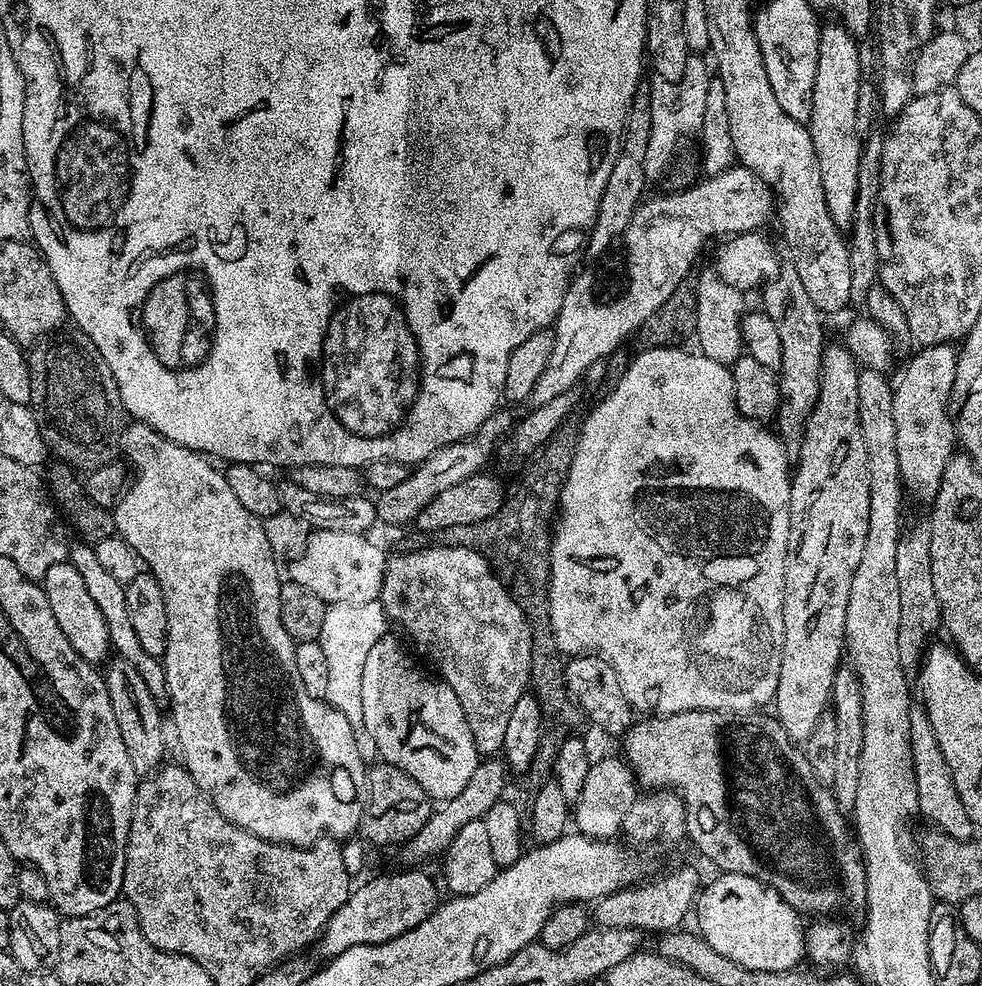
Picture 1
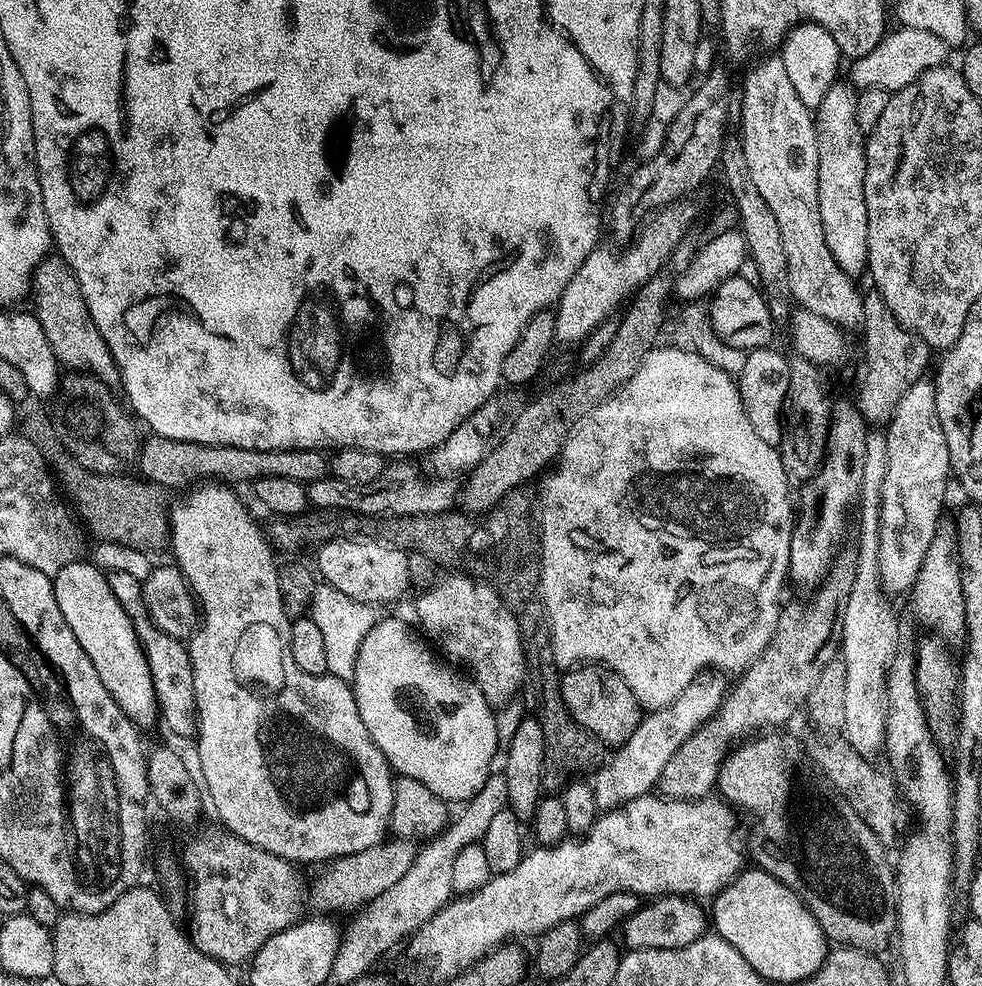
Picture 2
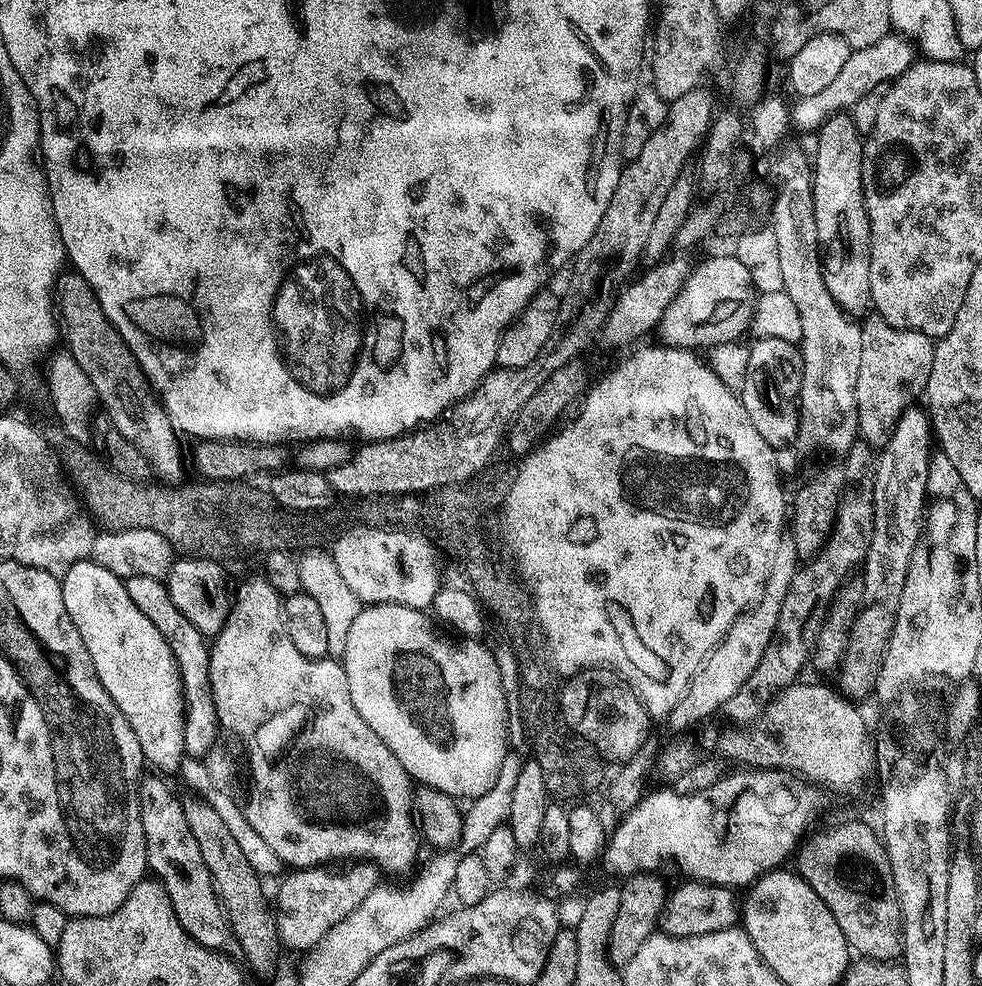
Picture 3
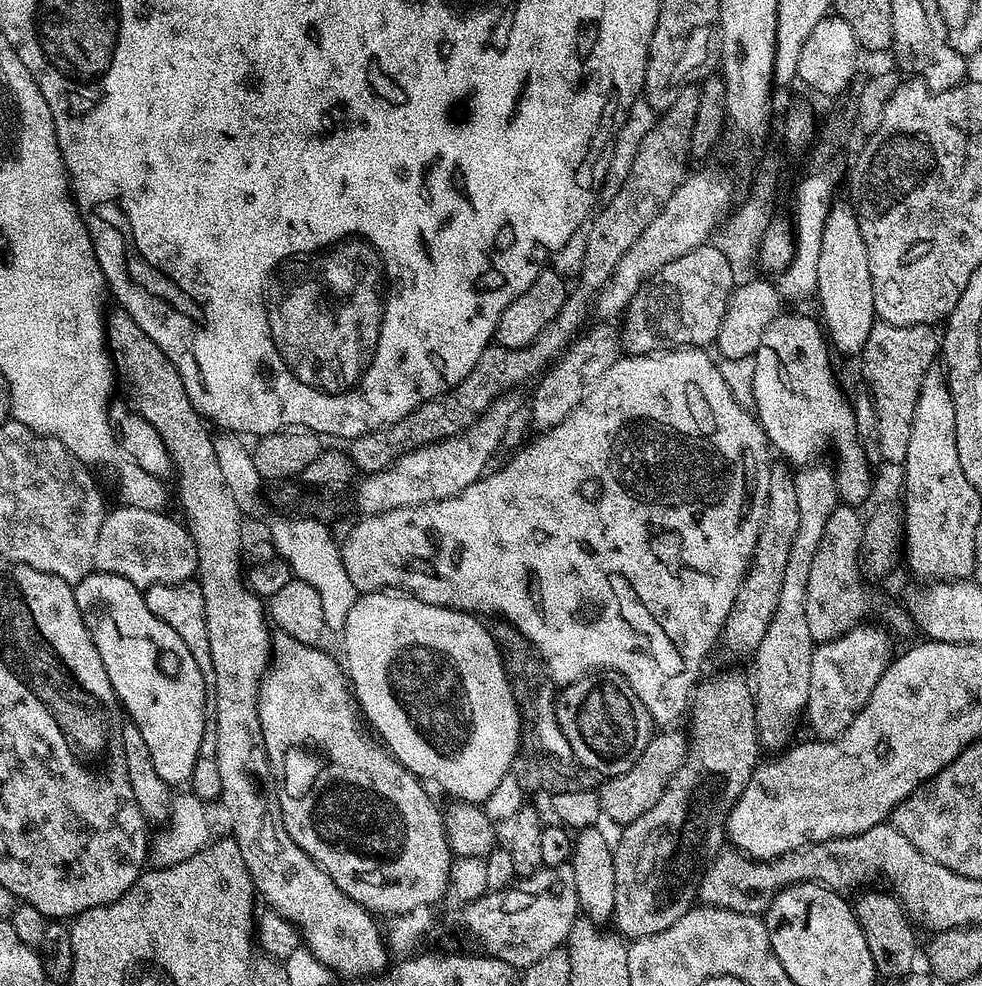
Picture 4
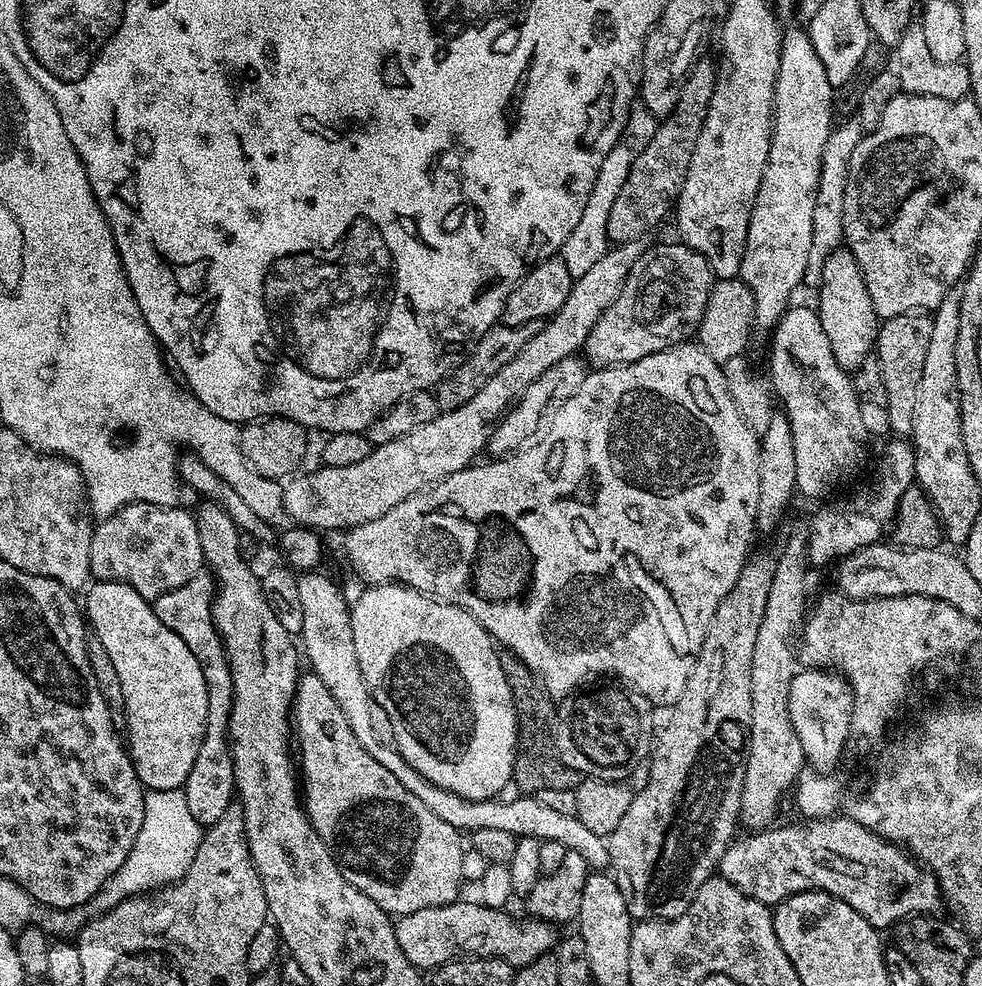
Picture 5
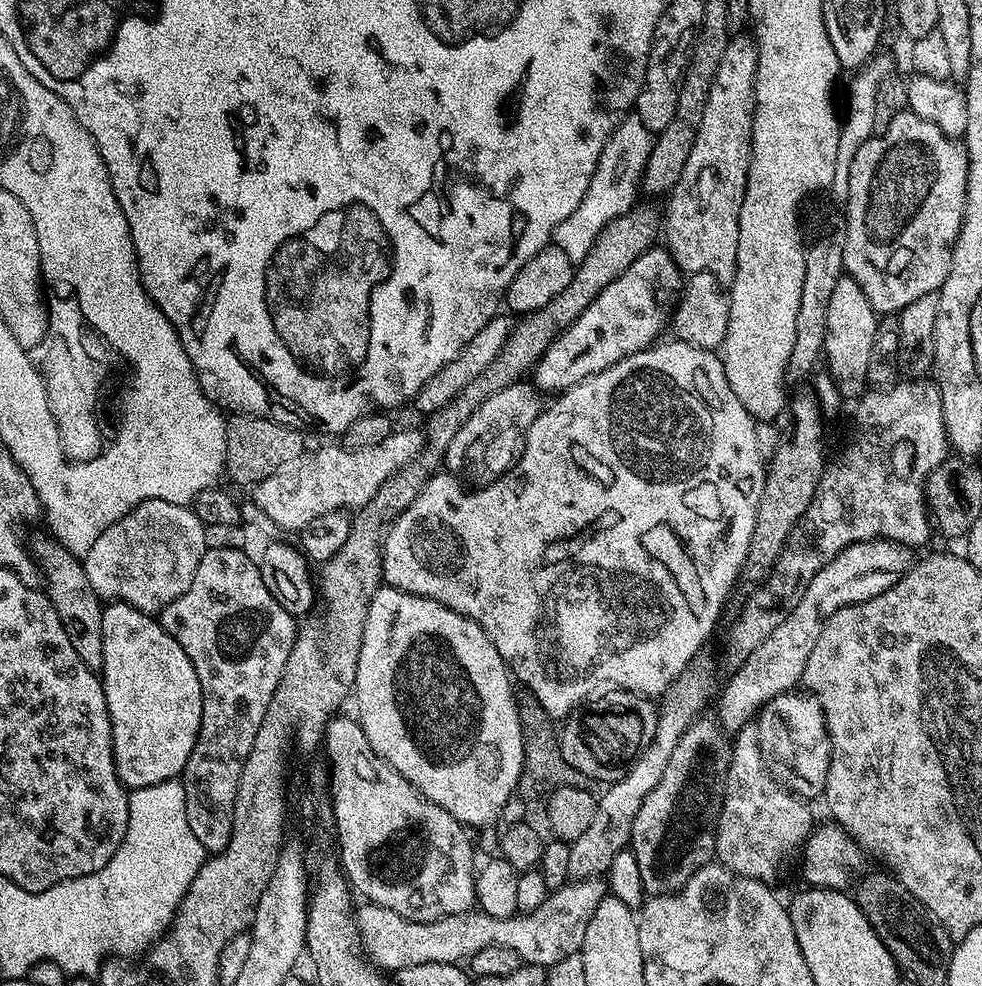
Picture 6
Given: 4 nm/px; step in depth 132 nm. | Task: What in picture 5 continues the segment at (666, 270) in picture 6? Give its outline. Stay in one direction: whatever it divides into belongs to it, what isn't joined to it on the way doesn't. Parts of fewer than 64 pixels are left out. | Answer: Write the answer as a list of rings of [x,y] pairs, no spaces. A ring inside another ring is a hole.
[[[683,242],[675,243],[645,247],[638,262],[630,266],[618,298],[598,318],[584,343],[583,359],[593,369],[638,362],[697,335],[714,277],[702,254]]]

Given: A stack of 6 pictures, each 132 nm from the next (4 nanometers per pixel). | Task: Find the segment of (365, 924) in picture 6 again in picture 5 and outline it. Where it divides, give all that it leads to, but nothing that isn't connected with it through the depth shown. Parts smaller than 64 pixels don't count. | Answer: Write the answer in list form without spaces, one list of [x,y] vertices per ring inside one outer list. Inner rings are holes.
[[[464,898],[437,908],[414,910],[395,921],[398,946],[414,967],[421,970],[439,969],[441,964],[457,958],[494,956],[513,966],[534,962],[539,956],[549,955],[557,947],[557,929],[546,920],[523,918],[515,920],[507,911],[487,908],[485,904],[467,904]]]

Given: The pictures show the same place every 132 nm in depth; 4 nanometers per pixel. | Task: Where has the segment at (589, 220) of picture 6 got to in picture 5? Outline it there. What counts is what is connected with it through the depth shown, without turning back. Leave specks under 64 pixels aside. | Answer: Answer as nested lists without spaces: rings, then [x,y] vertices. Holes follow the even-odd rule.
[[[643,106],[633,107],[628,114],[628,121],[610,154],[602,158],[602,166],[598,166],[598,178],[594,178],[594,186],[590,190],[590,198],[586,198],[586,207],[582,209],[582,218],[570,230],[570,238],[560,247],[559,257],[562,262],[566,262],[566,270],[575,278],[587,272],[606,254],[610,247],[610,241],[606,234],[606,222],[610,218],[610,210],[614,206],[614,198],[618,198],[618,190],[622,190],[626,183],[626,174],[630,174],[630,166],[634,166],[634,158],[650,146],[650,138],[654,138],[658,118],[649,108]]]

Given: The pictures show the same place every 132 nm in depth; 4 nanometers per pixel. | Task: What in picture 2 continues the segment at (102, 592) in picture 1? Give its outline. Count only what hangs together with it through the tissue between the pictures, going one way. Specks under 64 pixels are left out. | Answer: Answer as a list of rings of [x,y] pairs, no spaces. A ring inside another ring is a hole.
[[[107,573],[110,590],[114,590],[114,598],[122,602],[122,610],[132,620],[136,637],[144,647],[144,653],[150,666],[150,674],[154,682],[154,694],[158,707],[158,720],[165,724],[176,736],[195,737],[196,734],[196,703],[194,702],[194,674],[188,650],[183,639],[167,636],[150,618],[144,605],[144,585],[138,578],[130,574]]]

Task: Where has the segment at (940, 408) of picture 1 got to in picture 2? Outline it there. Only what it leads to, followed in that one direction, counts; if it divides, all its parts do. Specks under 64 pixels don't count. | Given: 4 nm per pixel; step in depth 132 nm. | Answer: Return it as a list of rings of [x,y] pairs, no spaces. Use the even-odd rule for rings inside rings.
[[[931,379],[914,382],[906,390],[898,410],[886,425],[890,462],[886,462],[886,483],[882,486],[880,525],[878,526],[878,574],[889,597],[911,593],[912,583],[922,570],[922,558],[930,550],[936,527],[942,522],[940,510],[948,492],[952,463],[938,422],[936,386]]]

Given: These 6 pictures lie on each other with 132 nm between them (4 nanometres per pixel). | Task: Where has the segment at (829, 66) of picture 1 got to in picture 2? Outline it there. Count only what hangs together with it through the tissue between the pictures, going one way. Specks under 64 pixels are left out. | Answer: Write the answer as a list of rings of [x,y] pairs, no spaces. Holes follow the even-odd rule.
[[[837,82],[826,90],[826,98],[814,109],[814,119],[816,121],[816,141],[818,142],[818,210],[822,214],[822,234],[826,234],[826,246],[830,246],[830,254],[834,254],[834,262],[838,262],[840,269],[850,277],[859,277],[859,272],[863,273],[868,266],[868,219],[866,218],[866,194],[864,193],[864,183],[866,182],[866,158],[864,157],[864,146],[866,143],[866,133],[859,129],[858,111],[855,110],[857,89],[851,83]]]

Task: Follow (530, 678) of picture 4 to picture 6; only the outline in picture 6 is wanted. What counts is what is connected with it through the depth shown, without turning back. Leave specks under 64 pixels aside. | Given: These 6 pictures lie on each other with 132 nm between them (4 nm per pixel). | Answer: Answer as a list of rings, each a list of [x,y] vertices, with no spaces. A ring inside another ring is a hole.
[[[524,690],[521,693],[516,696],[516,709],[522,730],[522,750],[524,751],[518,785],[519,795],[529,802],[535,802],[539,796],[547,797],[560,788],[588,788],[590,784],[588,776],[574,770],[574,766],[570,766],[570,762],[562,758],[557,721],[550,714],[546,714],[546,710],[542,710],[542,702],[538,702],[538,698],[534,698],[532,692]]]

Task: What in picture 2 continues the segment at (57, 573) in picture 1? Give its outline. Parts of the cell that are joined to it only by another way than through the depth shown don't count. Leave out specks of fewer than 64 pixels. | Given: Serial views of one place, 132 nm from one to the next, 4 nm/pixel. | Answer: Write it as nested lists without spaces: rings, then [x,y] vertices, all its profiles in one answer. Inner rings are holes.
[[[79,559],[70,566],[62,566],[62,570],[58,570],[58,574],[52,577],[52,585],[54,598],[58,598],[58,610],[62,610],[62,618],[66,618],[66,626],[74,630],[74,638],[78,638],[82,650],[86,650],[86,658],[94,662],[94,670],[98,670],[102,686],[106,686],[114,702],[118,702],[118,706],[132,719],[137,729],[145,730],[144,728],[150,727],[152,723],[155,725],[158,720],[158,707],[148,659],[144,647],[136,637],[132,620],[126,614],[126,610],[122,610],[122,602],[114,598],[114,590],[110,590],[107,575],[95,564]]]

